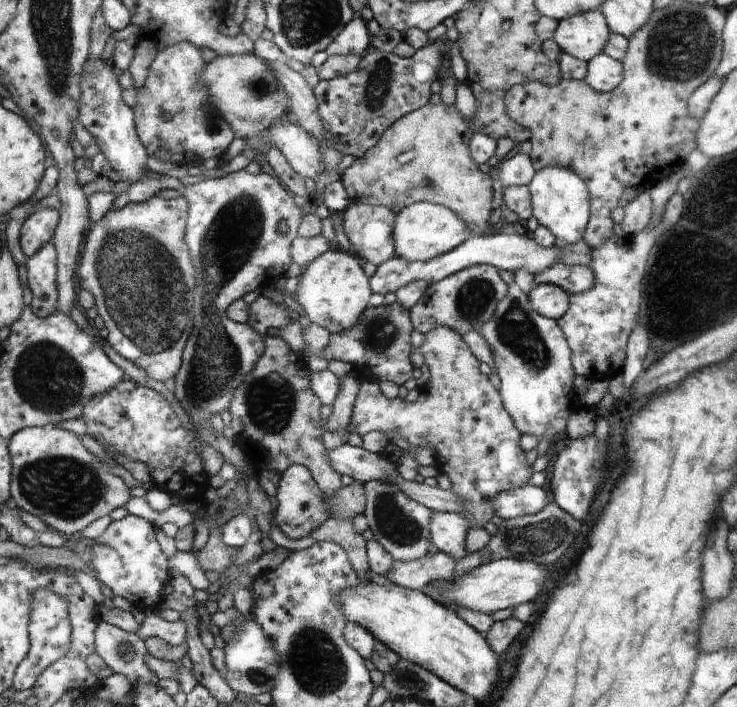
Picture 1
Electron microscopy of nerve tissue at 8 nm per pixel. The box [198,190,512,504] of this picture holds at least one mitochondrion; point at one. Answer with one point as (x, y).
(270, 404)

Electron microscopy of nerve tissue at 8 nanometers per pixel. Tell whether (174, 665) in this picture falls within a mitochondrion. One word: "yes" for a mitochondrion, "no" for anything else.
no

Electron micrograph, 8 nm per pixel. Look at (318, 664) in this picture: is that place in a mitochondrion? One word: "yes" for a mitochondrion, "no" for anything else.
yes

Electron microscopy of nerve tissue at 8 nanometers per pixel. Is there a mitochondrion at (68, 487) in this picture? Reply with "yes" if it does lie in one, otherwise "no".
yes

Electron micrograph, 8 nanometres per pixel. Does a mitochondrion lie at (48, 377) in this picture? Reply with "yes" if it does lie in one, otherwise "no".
yes

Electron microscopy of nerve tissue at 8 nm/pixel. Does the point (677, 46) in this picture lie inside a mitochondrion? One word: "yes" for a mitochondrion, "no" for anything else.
yes

